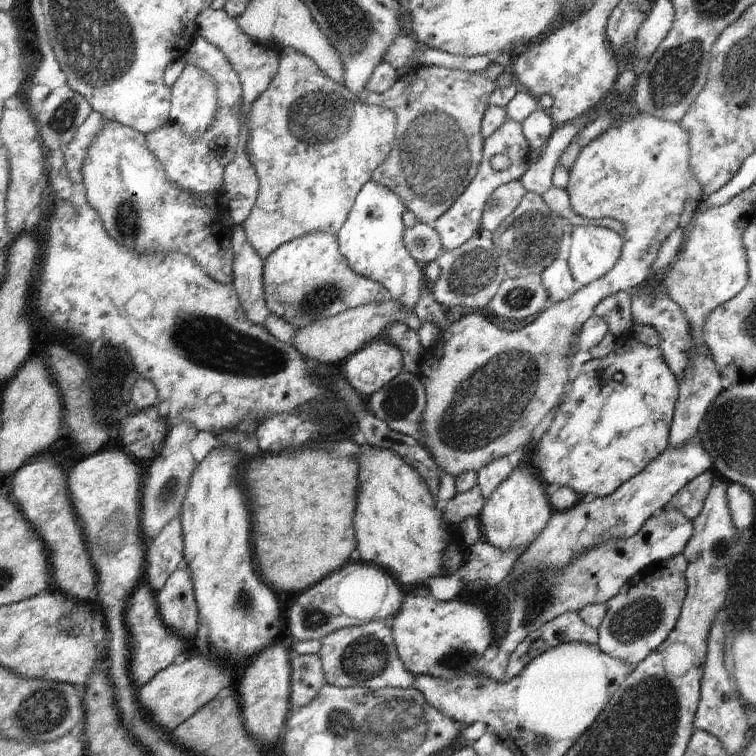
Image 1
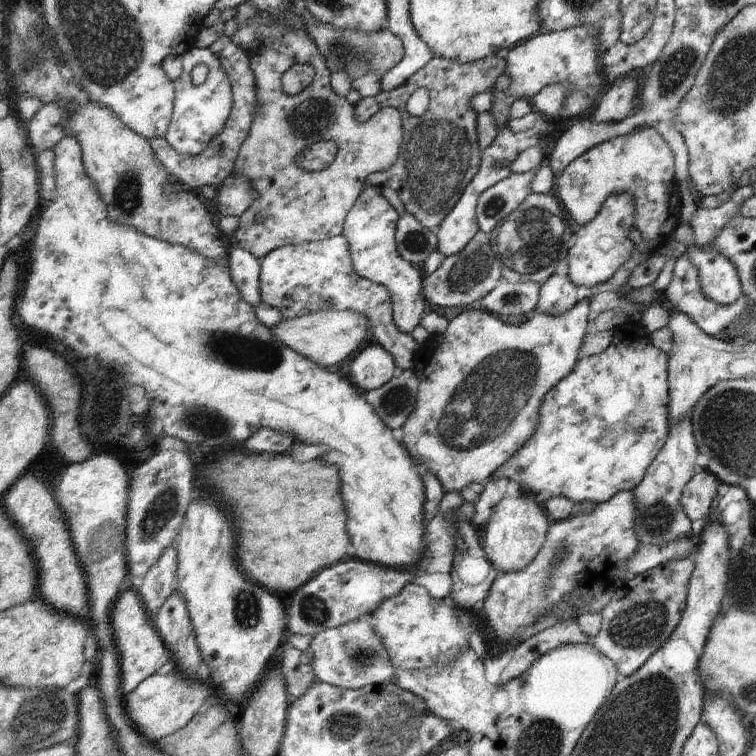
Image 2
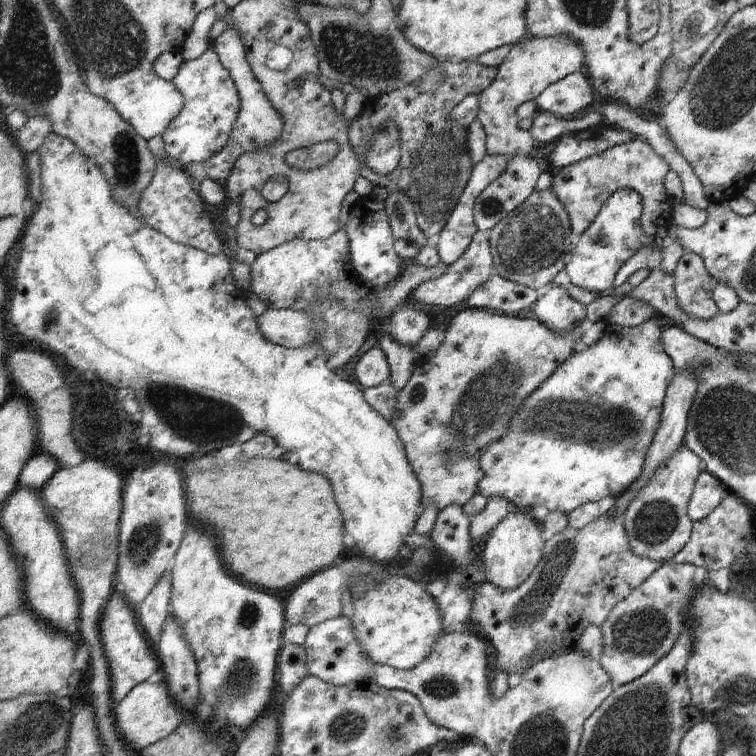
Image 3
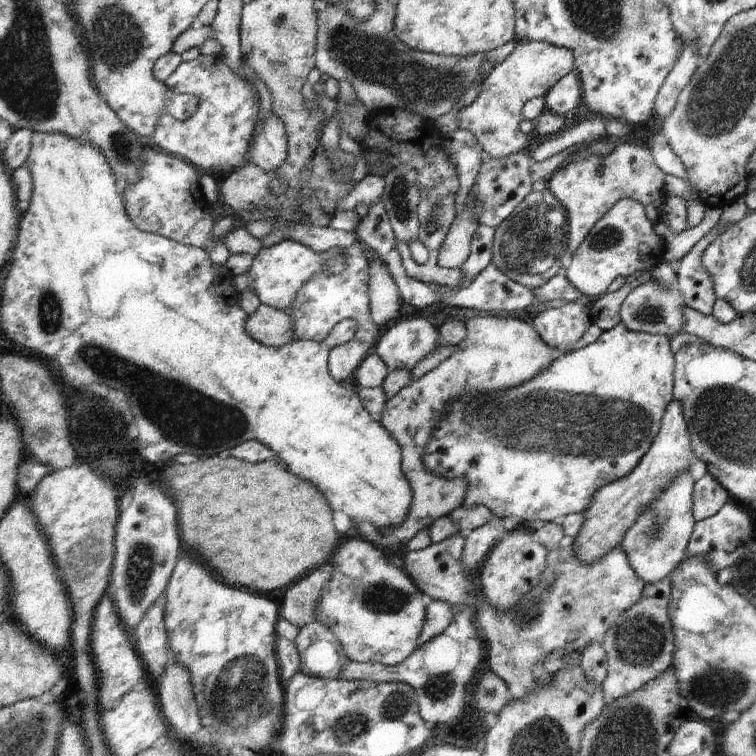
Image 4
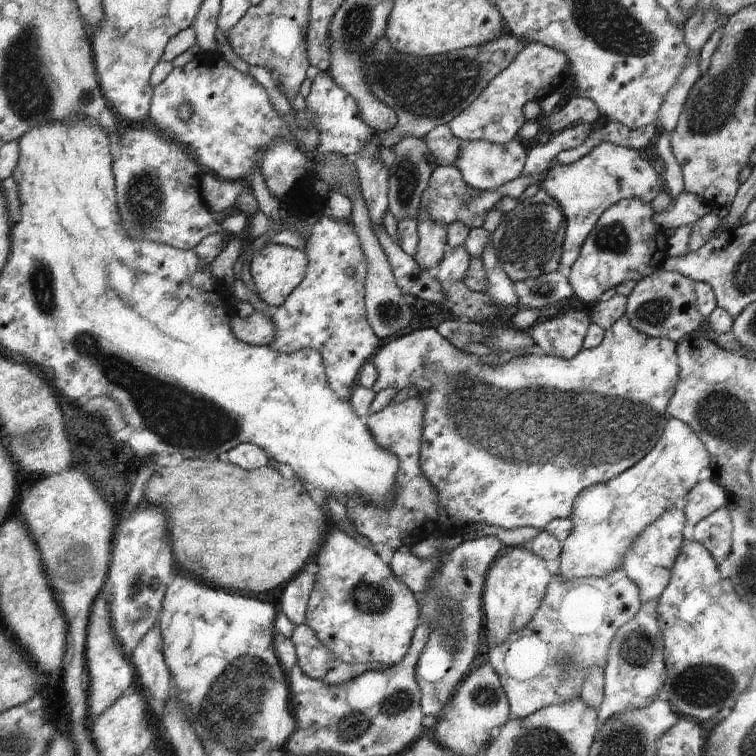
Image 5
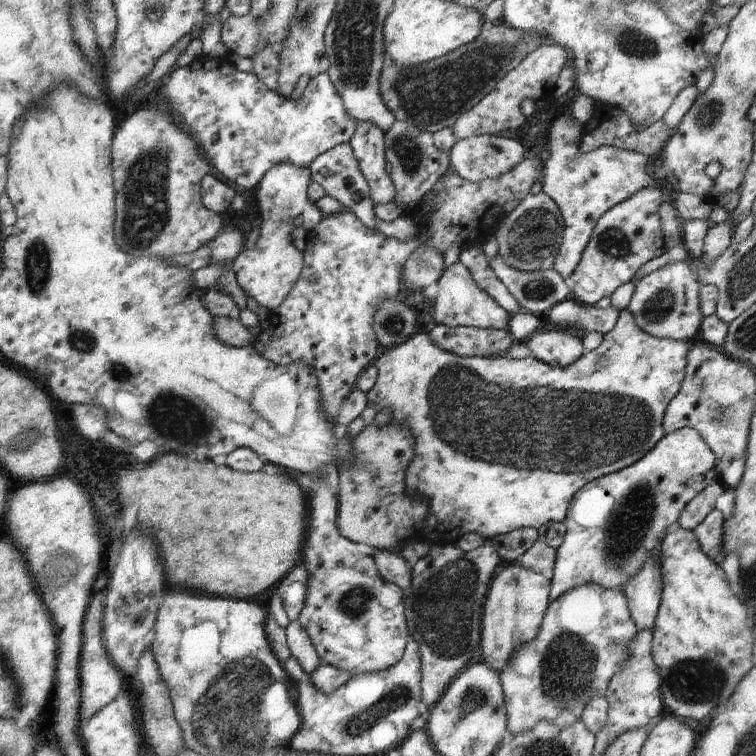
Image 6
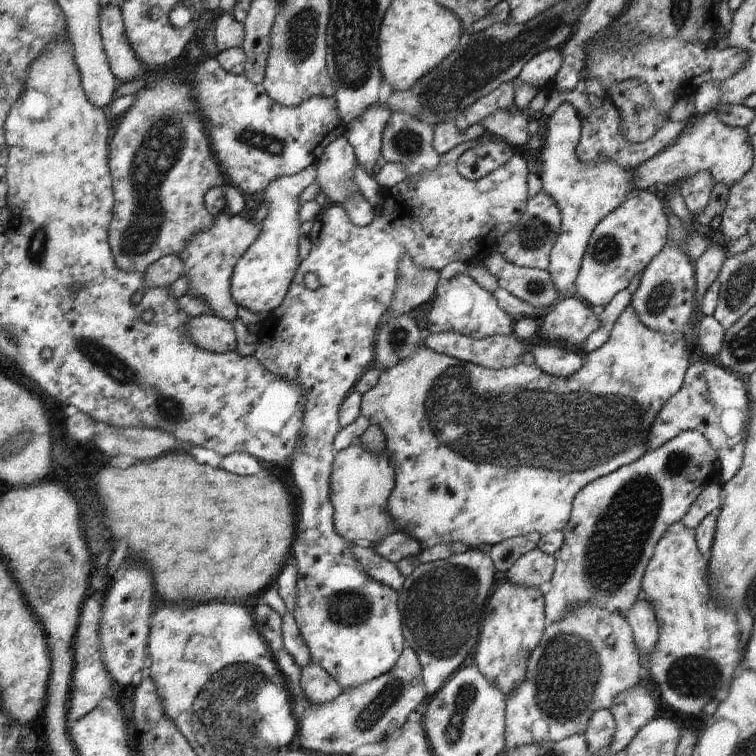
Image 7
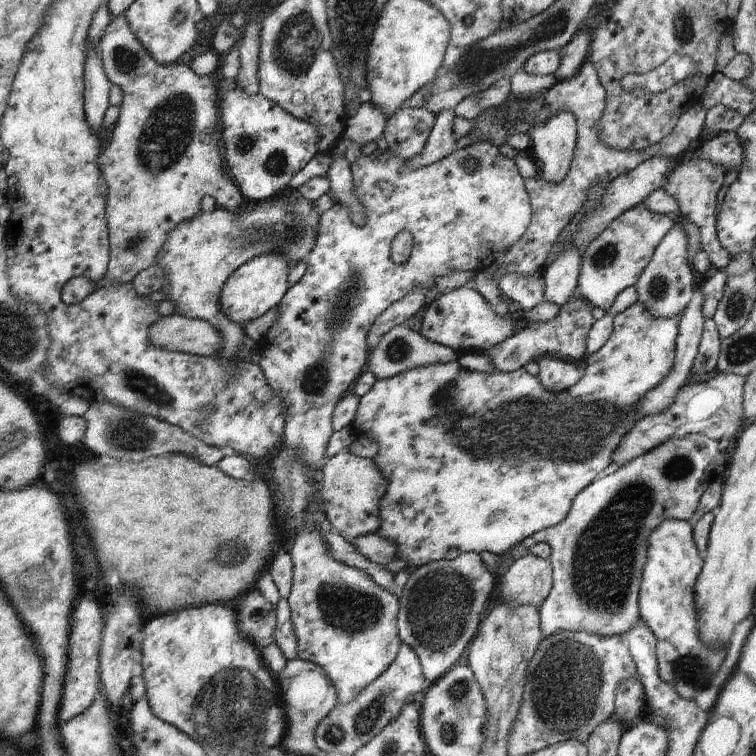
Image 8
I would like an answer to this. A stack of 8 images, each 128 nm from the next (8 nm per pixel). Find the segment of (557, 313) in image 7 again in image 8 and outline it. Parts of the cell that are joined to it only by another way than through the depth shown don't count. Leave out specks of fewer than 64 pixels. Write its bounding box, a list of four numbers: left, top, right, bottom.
[485,299,596,373]

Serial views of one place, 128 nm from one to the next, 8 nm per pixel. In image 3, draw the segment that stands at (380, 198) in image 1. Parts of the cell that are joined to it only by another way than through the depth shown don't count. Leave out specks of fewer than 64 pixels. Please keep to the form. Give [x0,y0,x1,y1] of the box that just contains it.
[345,196,430,350]

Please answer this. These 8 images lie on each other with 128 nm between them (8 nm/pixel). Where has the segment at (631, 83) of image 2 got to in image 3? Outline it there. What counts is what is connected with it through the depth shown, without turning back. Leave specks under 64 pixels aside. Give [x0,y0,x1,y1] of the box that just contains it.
[527,112,602,144]

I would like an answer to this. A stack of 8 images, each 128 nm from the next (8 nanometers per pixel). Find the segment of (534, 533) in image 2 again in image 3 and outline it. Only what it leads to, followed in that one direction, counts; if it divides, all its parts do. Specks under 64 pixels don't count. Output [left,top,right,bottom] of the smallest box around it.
[480,507,545,592]

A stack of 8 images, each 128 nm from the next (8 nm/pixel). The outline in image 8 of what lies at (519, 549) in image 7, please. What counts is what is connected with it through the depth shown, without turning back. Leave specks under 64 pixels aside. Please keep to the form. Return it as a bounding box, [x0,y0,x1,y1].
[520,433,728,638]

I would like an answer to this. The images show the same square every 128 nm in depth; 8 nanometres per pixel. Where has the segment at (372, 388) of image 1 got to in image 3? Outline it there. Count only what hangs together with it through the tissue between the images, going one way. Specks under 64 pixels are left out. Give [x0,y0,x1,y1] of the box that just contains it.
[354,348,390,389]

